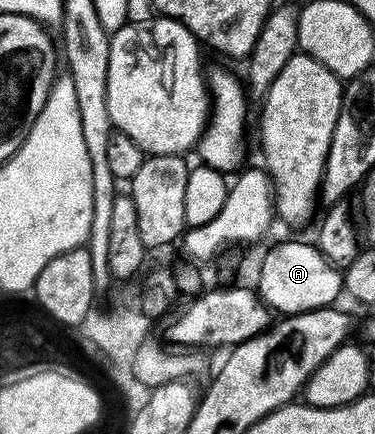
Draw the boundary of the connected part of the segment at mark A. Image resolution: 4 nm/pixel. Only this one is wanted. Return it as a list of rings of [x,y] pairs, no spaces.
[[[281,240],[268,250],[257,293],[272,311],[282,315],[300,314],[334,305],[344,291],[344,275],[314,244]]]

